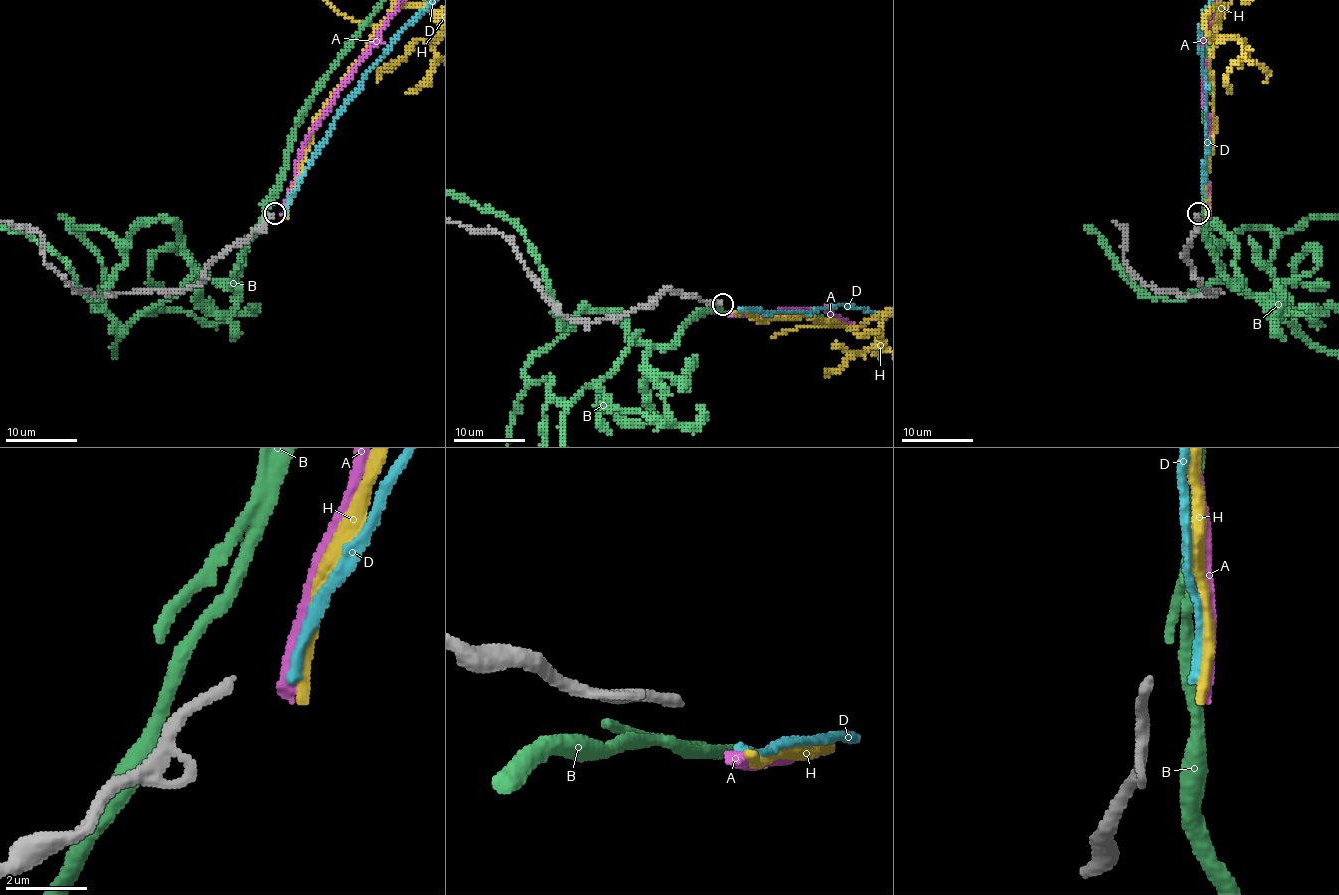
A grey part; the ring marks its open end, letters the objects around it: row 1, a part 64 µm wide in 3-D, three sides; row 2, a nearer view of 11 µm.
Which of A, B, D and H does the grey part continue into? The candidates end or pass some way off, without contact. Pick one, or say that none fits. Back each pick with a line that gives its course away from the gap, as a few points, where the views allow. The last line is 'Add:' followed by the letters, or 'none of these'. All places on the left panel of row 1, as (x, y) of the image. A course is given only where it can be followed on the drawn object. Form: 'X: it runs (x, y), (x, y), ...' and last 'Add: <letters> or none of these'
Add: none of these

